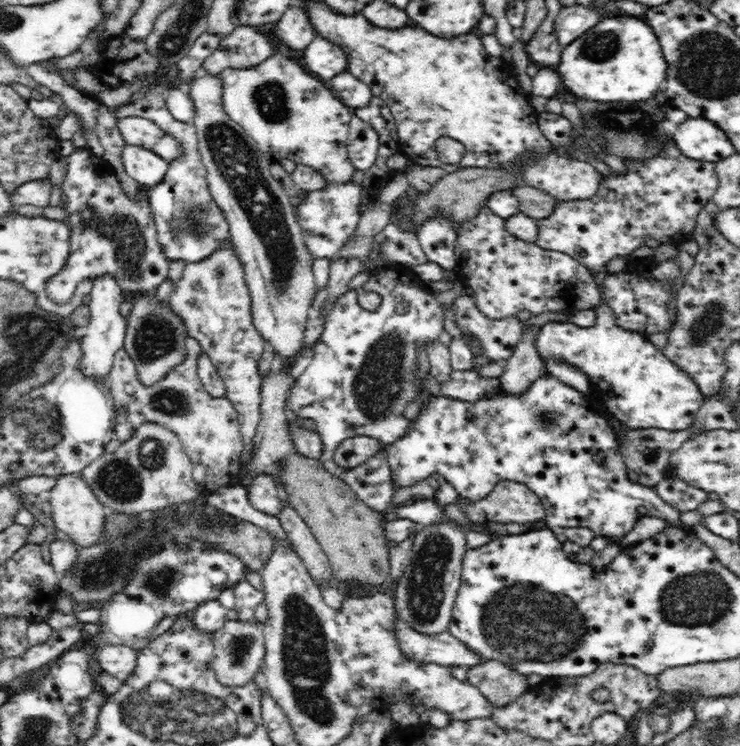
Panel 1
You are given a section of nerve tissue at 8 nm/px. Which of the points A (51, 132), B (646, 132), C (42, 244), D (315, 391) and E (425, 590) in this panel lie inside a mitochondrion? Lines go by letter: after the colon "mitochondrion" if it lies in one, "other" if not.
A: other
B: mitochondrion
C: mitochondrion
D: other
E: mitochondrion

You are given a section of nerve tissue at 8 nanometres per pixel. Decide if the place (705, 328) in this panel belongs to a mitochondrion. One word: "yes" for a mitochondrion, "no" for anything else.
yes

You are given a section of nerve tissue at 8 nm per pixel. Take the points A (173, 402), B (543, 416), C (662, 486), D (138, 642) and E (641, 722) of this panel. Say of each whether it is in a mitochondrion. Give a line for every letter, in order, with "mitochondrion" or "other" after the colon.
A: mitochondrion
B: mitochondrion
C: other
D: other
E: other

